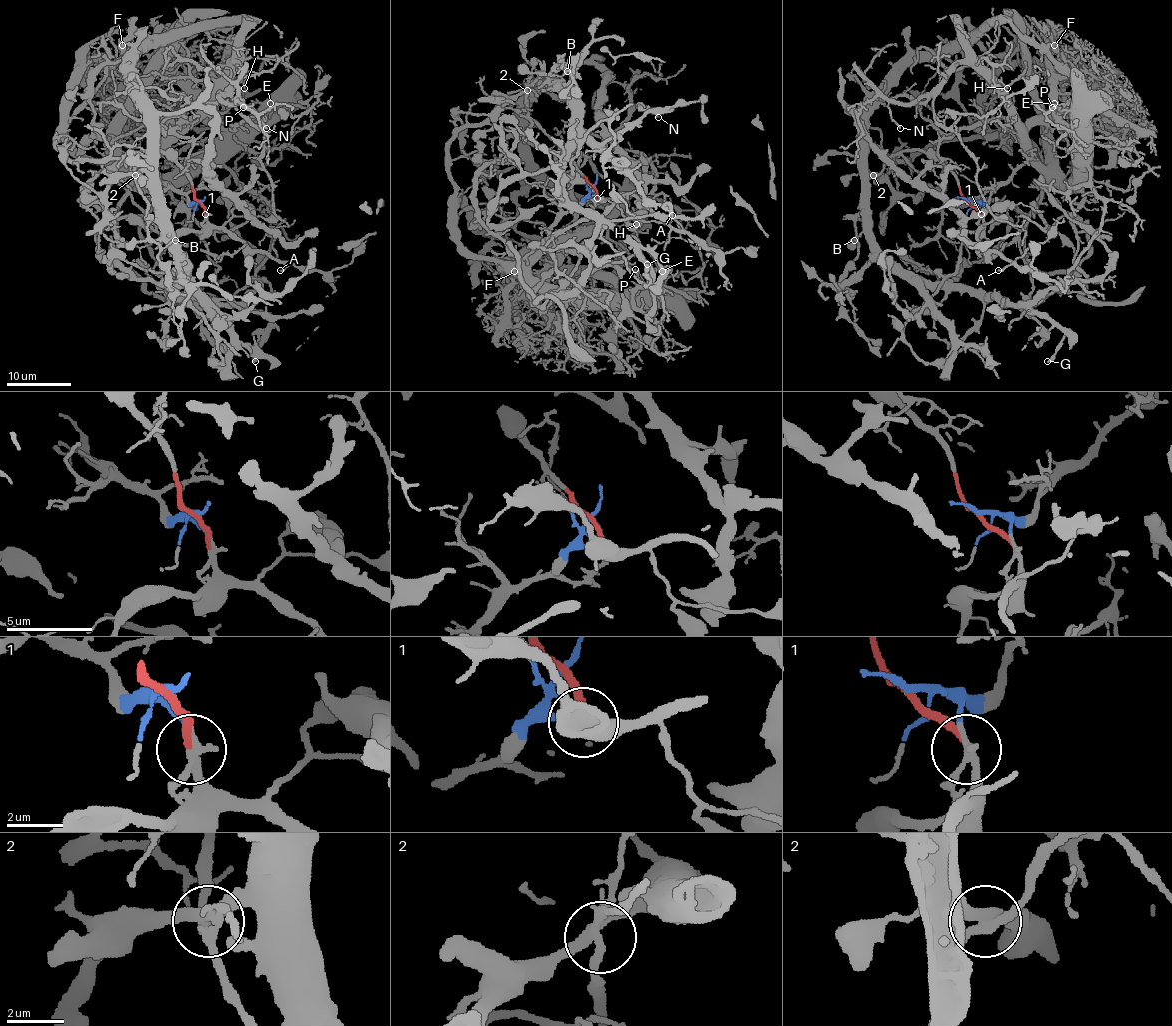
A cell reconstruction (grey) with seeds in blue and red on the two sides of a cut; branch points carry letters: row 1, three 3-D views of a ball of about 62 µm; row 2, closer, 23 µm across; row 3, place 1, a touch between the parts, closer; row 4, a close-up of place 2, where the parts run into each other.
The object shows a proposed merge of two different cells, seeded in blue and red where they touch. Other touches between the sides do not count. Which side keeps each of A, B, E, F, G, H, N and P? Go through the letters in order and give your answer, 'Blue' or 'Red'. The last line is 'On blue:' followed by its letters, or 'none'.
A: Red
B: Red
E: Blue
F: Blue
G: Blue
H: Blue
N: Blue
P: Blue
On blue: E, F, G, H, N, P

